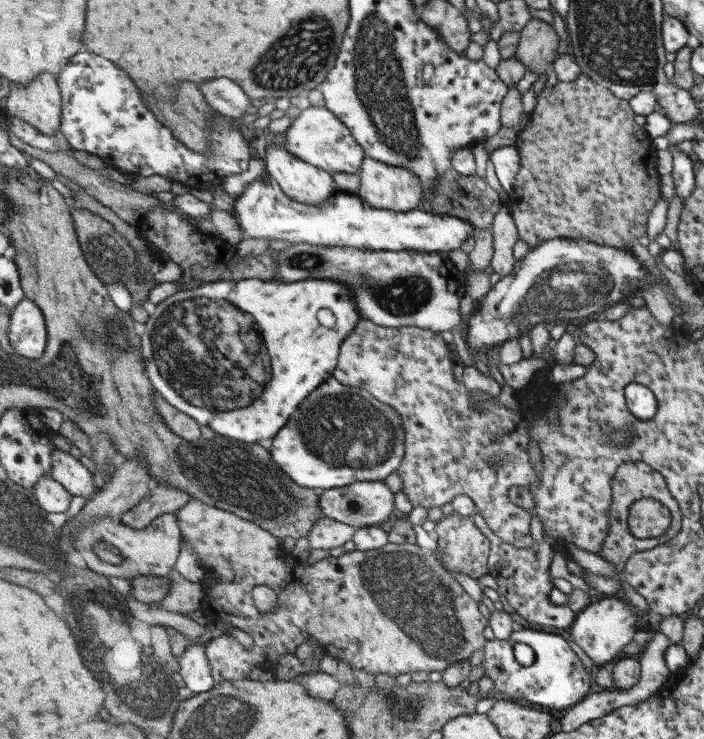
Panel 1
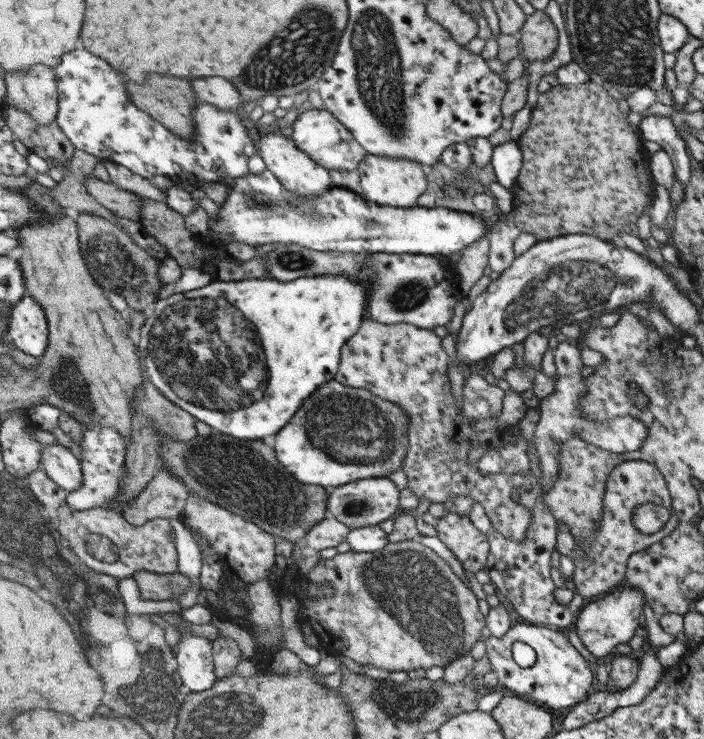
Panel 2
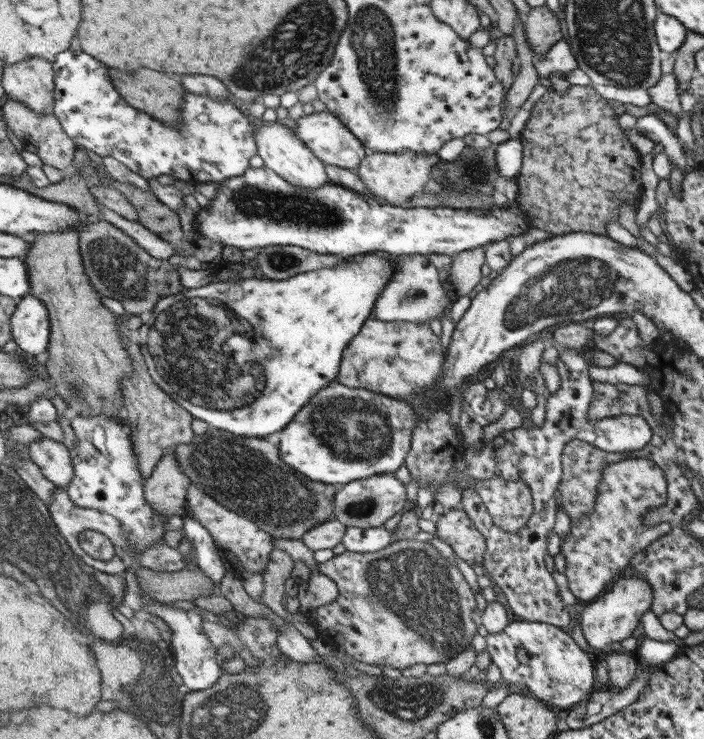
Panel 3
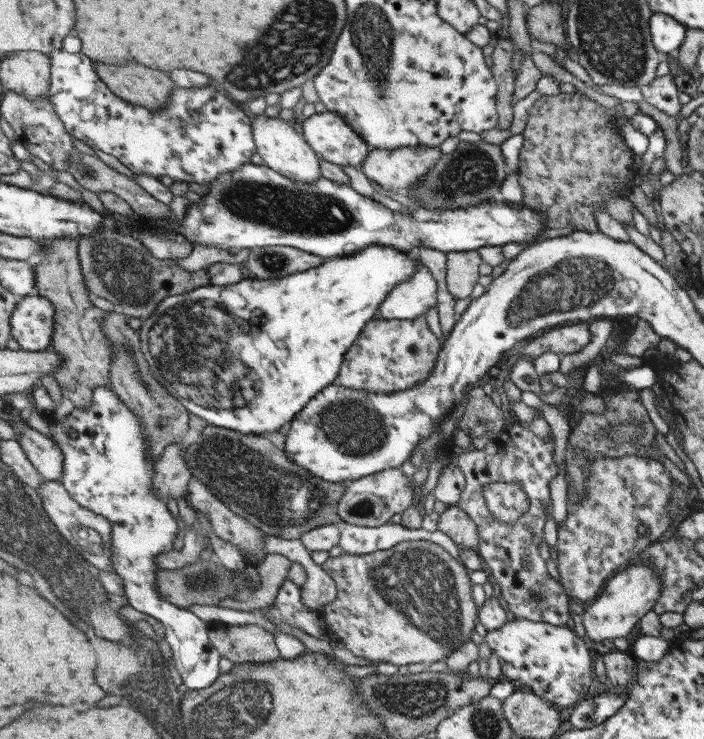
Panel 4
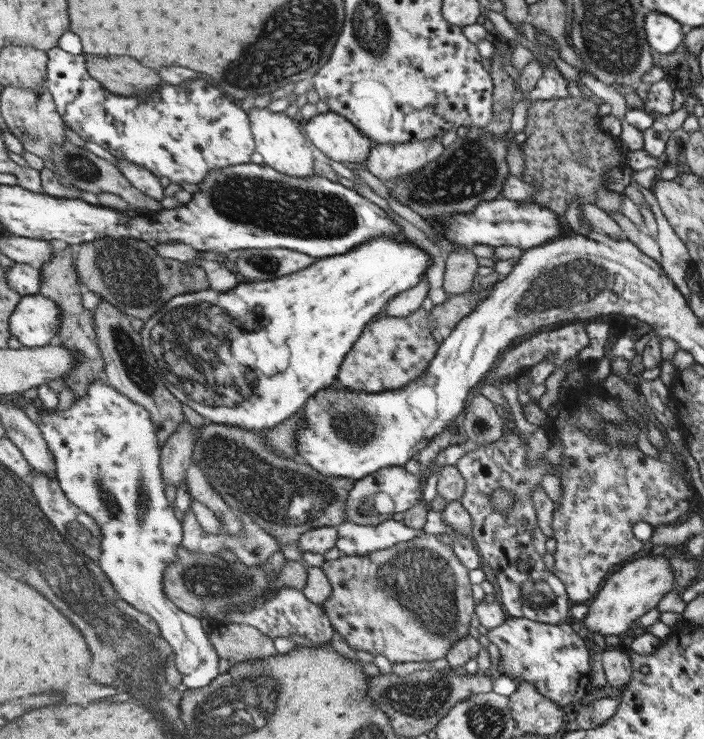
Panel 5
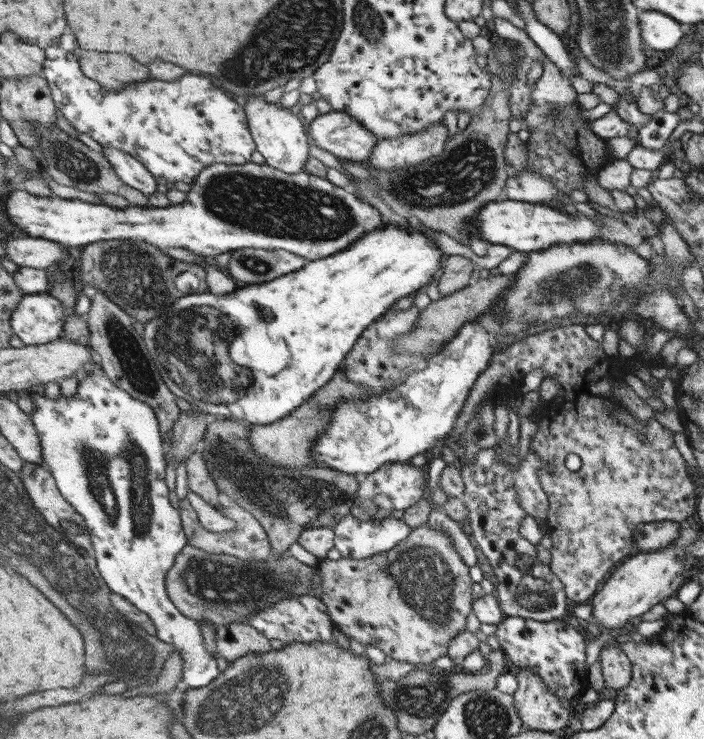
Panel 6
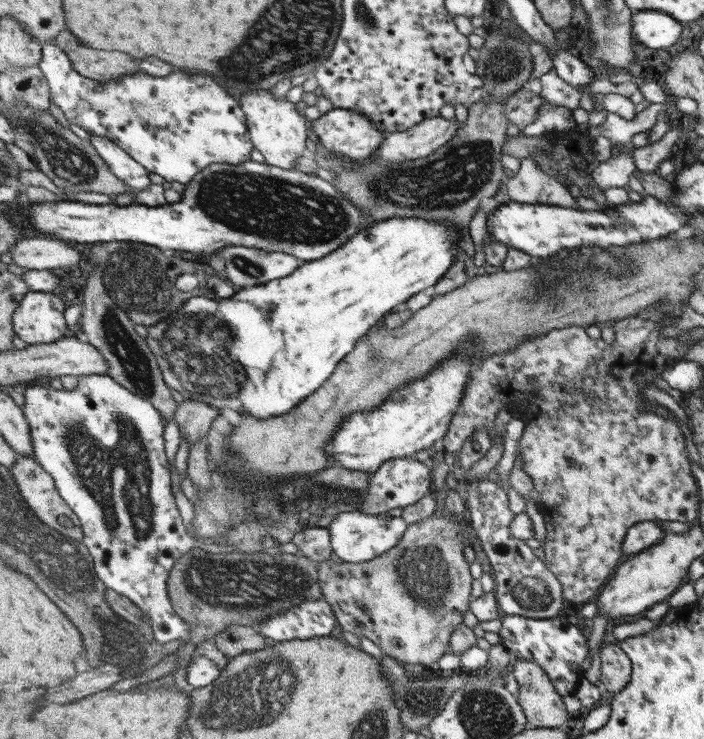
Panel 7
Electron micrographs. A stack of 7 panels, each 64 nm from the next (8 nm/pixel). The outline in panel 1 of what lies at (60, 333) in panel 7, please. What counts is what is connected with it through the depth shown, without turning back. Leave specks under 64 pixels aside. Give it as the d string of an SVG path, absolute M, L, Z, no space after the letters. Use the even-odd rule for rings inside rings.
M25 300L13 312L9 320L9 344L25 360L41 360L49 348L47 316L37 302Z

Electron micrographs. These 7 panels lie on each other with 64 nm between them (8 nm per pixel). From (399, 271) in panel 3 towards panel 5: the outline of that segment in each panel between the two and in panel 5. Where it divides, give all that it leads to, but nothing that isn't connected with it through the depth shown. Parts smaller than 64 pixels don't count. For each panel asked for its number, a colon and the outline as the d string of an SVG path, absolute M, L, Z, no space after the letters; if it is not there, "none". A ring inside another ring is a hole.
4: M417 260L417 272L395 286L387 300L383 302L379 316L381 320L405 320L415 322L419 316L423 316L429 306L437 306L437 286L431 276L431 272Z
5: M423 274L419 278L419 284L397 294L385 308L385 316L393 316L393 318L411 318L413 314L419 312L421 302L427 298L429 292L429 282L427 276Z

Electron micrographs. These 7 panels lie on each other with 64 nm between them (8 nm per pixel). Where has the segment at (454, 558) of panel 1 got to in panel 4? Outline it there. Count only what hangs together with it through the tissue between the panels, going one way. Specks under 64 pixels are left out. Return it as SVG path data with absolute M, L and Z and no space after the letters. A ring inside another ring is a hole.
M457 506L447 508L441 516L437 516L437 532L441 532L445 538L455 542L457 552L475 552L477 556L481 554L481 542L483 538L479 536L479 530L471 522L471 516L467 512L461 512Z

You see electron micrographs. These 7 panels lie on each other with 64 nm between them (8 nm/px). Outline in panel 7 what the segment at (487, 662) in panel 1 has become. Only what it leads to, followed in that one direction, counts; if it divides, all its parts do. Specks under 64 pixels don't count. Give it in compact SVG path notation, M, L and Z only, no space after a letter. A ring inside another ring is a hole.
M505 616L497 636L501 646L509 654L515 654L517 662L535 662L541 672L545 672L561 698L573 696L577 692L577 686L585 676L581 662L587 658L589 650L587 640L581 636L581 626L571 626L567 620L561 618L531 620L525 616Z

